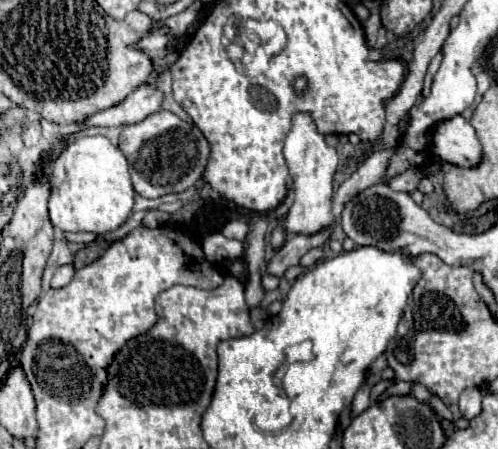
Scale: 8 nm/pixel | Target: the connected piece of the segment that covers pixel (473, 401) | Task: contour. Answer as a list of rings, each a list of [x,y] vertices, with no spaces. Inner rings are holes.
[[[468,388],[460,394],[460,412],[466,420],[472,420],[482,410],[482,394],[478,388]]]

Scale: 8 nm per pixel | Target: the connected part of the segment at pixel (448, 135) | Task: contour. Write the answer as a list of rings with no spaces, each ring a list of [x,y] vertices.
[[[454,116],[434,126],[432,150],[450,164],[456,166],[478,166],[482,146],[476,138],[472,124],[462,116]]]

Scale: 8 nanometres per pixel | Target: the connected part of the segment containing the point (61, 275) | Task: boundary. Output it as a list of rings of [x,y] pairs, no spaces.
[[[66,264],[66,266],[56,268],[54,278],[52,278],[52,288],[62,288],[62,286],[66,286],[66,284],[74,278],[74,274],[76,274],[76,268],[74,268],[72,264]]]

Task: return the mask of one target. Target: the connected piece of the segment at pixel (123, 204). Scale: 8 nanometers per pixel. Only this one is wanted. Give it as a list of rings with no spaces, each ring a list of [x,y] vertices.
[[[80,136],[68,144],[50,166],[50,220],[64,232],[106,234],[116,230],[134,204],[134,188],[126,158],[104,136]]]

